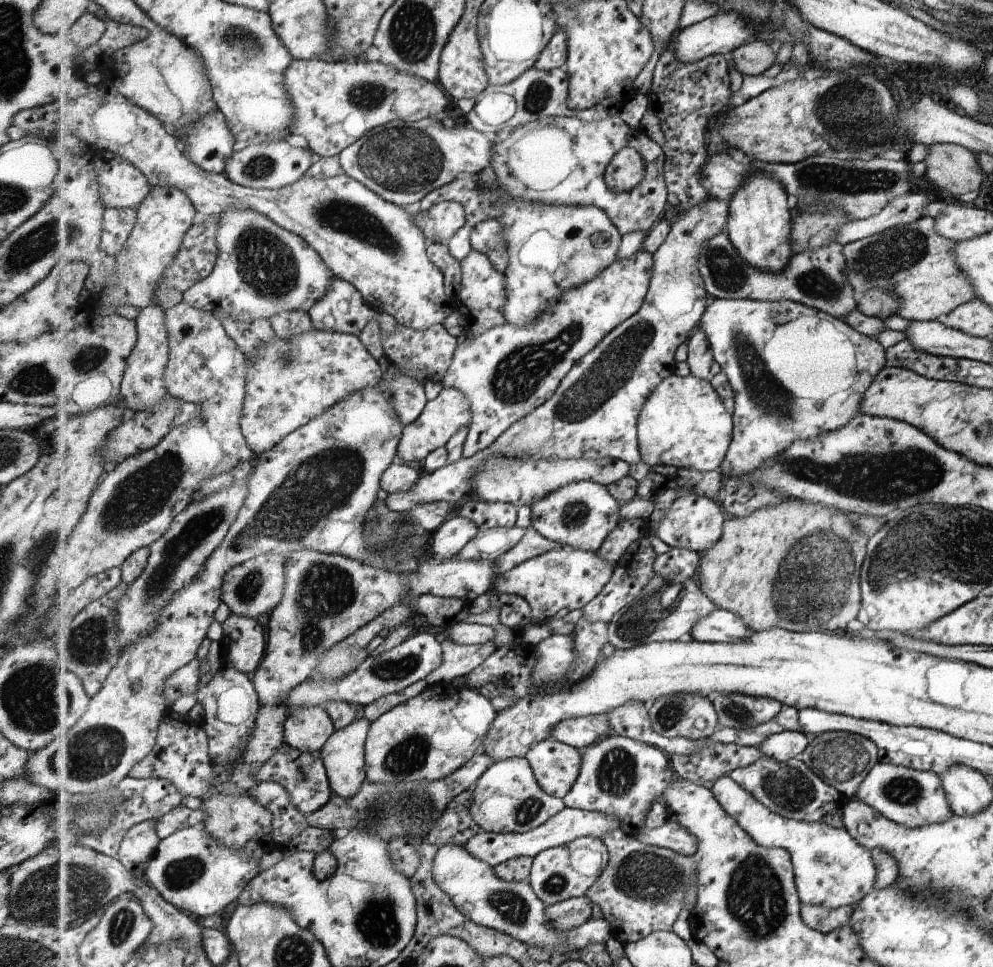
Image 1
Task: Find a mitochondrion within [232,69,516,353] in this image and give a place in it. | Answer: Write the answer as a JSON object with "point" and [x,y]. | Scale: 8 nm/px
{"point":[401,161]}

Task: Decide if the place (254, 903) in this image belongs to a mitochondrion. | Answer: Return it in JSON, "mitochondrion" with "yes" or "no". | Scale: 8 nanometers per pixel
{"mitochondrion":"no"}

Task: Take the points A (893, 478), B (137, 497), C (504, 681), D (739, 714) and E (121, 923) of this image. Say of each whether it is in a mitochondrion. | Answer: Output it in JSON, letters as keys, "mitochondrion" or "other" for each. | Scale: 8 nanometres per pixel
{"A":"mitochondrion","B":"mitochondrion","C":"other","D":"mitochondrion","E":"mitochondrion"}

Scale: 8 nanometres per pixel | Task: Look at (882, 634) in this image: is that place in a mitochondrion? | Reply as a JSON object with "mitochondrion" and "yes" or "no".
{"mitochondrion":"no"}

